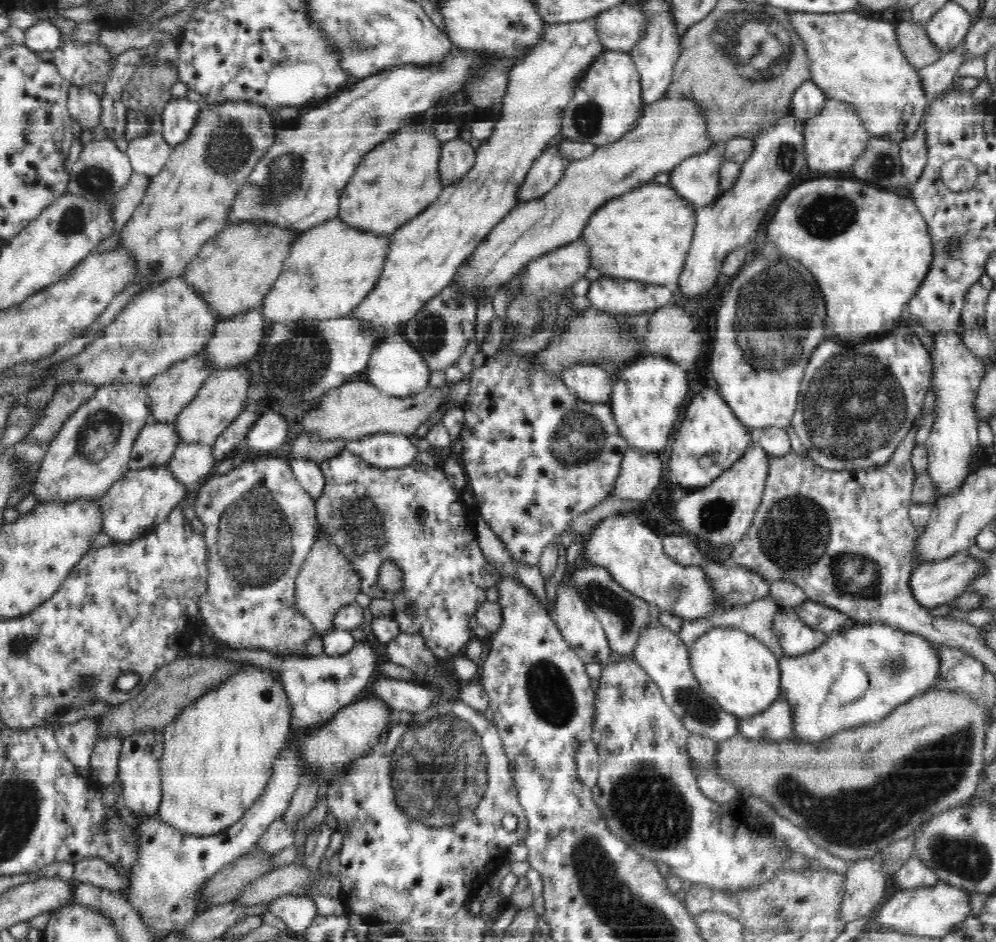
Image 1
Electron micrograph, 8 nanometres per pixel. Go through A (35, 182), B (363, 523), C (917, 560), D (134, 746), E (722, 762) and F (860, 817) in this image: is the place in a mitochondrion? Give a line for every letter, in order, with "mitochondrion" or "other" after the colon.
A: other
B: mitochondrion
C: other
D: other
E: other
F: mitochondrion

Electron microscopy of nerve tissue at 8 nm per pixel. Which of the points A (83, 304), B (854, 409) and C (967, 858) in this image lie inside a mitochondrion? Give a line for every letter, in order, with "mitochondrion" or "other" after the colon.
A: other
B: mitochondrion
C: mitochondrion

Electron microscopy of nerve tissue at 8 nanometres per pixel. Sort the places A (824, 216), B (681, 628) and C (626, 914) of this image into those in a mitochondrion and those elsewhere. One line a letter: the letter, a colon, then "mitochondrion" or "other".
A: mitochondrion
B: other
C: mitochondrion

